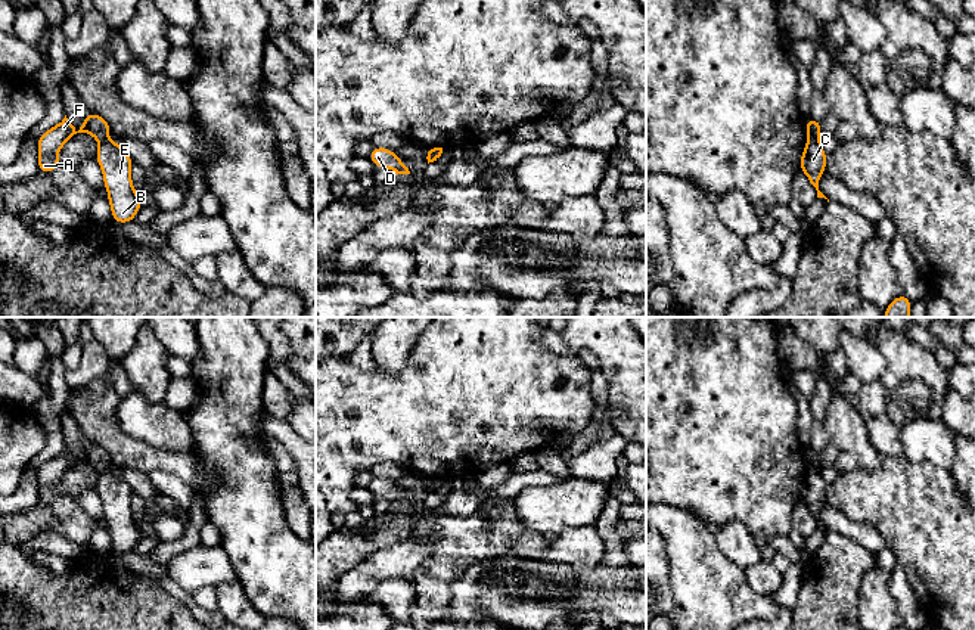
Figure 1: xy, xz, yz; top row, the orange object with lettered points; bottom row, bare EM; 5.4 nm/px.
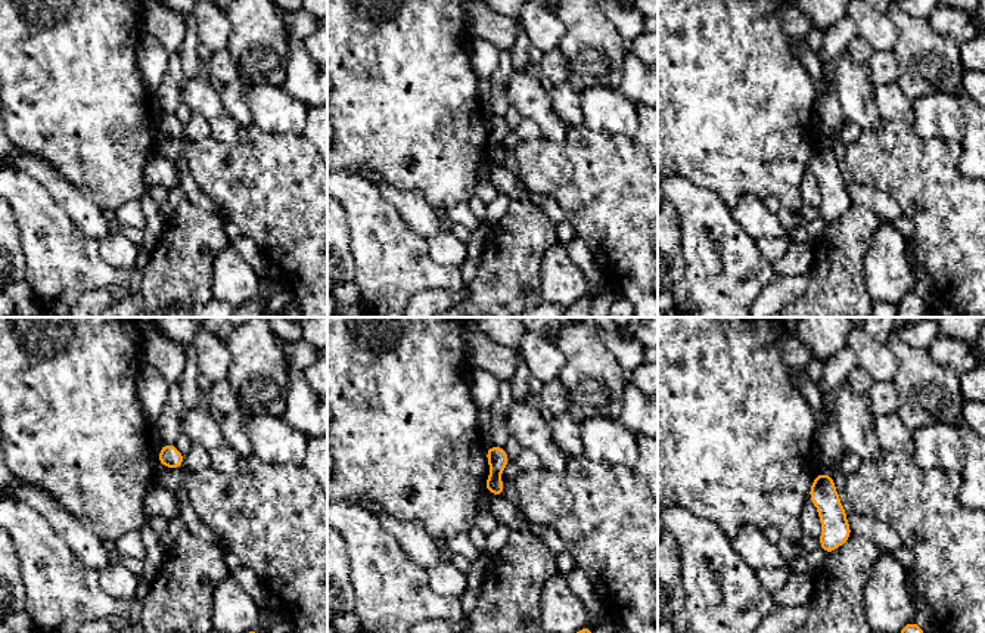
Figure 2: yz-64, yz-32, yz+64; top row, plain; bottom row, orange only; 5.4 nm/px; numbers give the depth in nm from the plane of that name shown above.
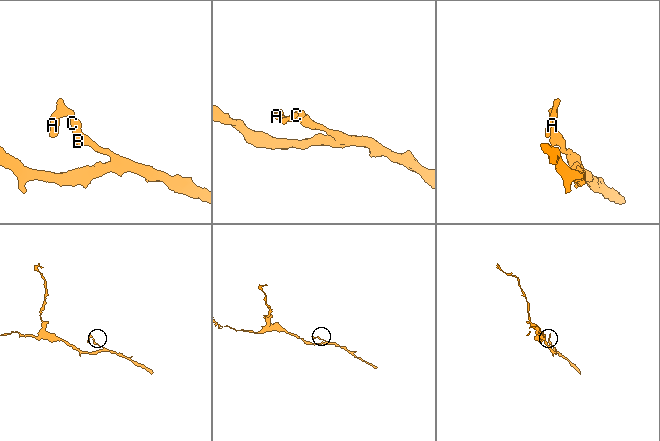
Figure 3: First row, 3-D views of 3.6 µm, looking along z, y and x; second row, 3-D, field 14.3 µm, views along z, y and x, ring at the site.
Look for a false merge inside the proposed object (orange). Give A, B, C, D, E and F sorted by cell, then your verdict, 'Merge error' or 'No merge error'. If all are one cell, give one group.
Groups: A D F / B C E. Merge error

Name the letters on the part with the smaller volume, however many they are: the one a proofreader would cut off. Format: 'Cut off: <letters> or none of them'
Cut off: A, D, F

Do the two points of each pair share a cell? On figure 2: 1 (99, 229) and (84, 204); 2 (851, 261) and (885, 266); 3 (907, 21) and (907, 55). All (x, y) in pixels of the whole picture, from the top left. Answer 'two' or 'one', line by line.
1: one
2: two
3: one

